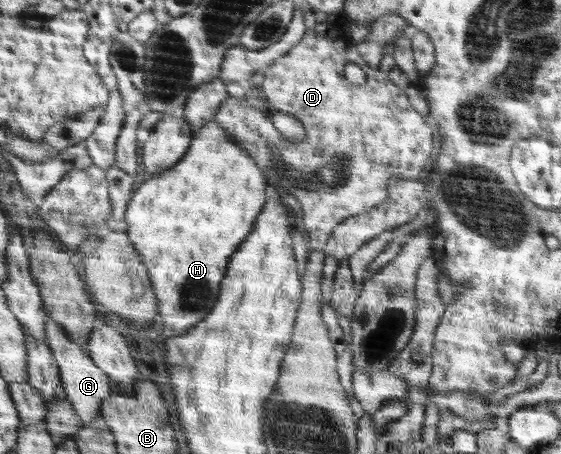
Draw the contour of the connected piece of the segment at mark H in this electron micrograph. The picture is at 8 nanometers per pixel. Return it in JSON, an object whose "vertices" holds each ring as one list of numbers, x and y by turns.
{"vertices":[[210,121,206,123,206,126,194,130,194,136,191,139,189,148,184,154,184,159,178,165,175,165,172,169,164,173,154,175,154,177,147,176,146,181,139,187,138,191,131,194,129,198,131,202,127,211,128,232,131,235,132,243,135,244,135,248,139,251,140,255,143,255,145,266,150,267,156,295,160,295,160,313,162,313,162,318,165,322,163,336,166,339,184,336,207,318,211,310,214,309,215,303,219,298,221,281,227,275,228,262,235,254,235,251,239,249,239,246,246,241,251,230,254,229,256,218,262,213,263,207,267,203,266,183,264,183,264,177,262,177,262,170,254,156,249,155,246,148,236,145,234,135,231,135,228,131,224,131,220,124]]}

